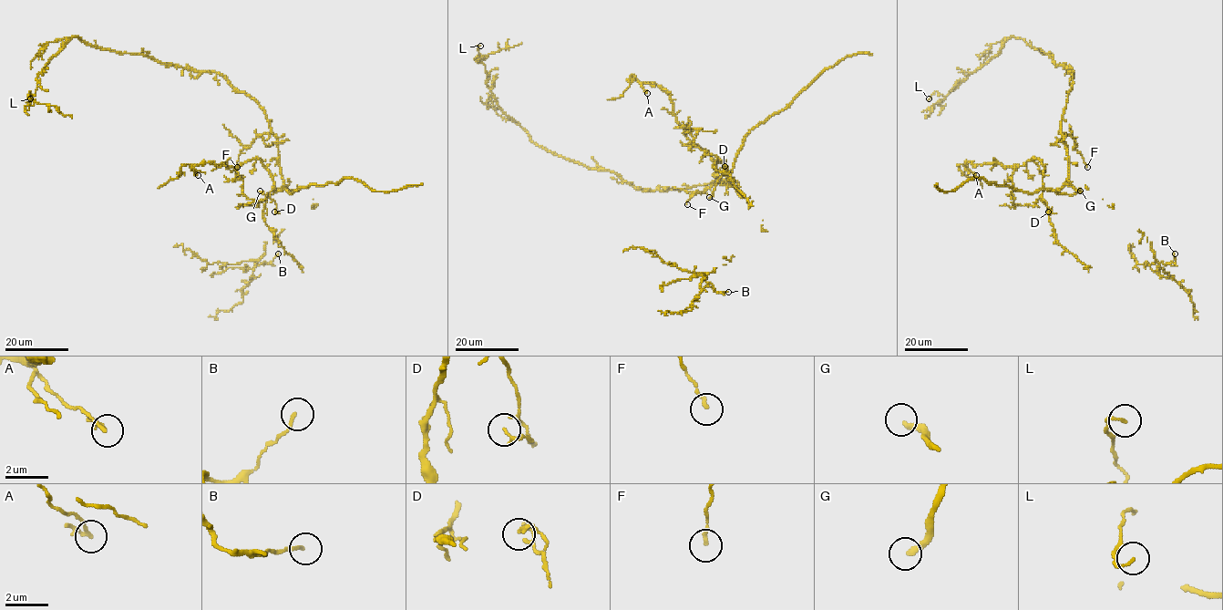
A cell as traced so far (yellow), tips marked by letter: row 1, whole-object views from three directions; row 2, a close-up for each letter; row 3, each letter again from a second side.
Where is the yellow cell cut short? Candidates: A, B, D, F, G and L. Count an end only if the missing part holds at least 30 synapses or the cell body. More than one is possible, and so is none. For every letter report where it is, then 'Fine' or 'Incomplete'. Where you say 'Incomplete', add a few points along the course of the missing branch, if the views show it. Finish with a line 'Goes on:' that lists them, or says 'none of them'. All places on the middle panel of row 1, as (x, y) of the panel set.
A: Place: (647, 93). Fine
B: Place: (728, 292). Fine
D: Place: (724, 166). Fine
F: Place: (687, 204). Fine
G: Place: (709, 197). Incomplete
L: Place: (480, 46). Fine
Goes on: G

